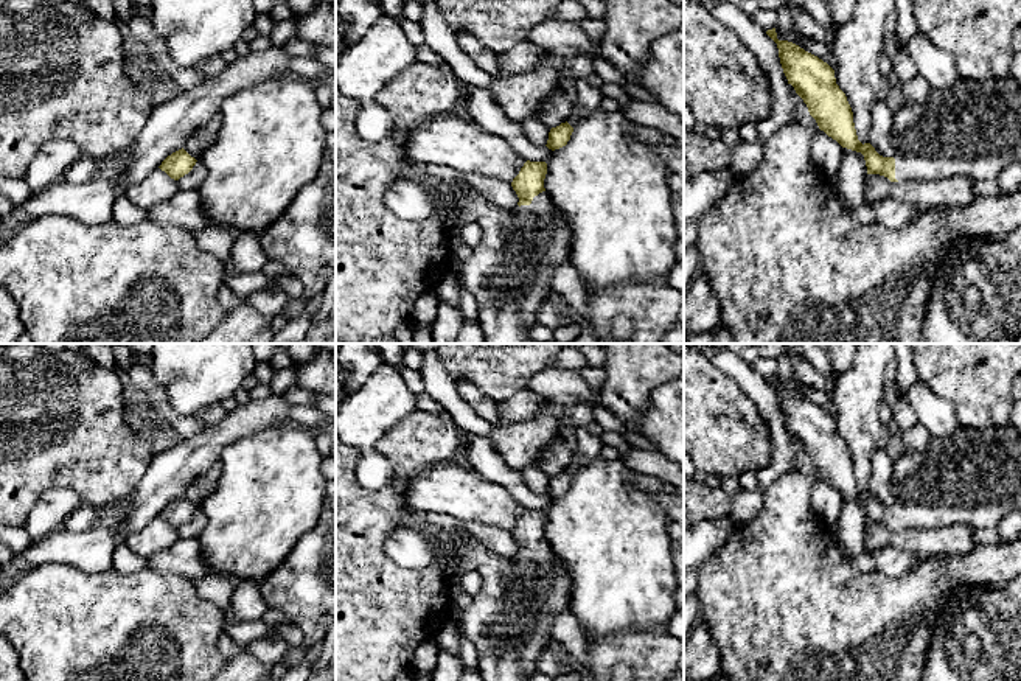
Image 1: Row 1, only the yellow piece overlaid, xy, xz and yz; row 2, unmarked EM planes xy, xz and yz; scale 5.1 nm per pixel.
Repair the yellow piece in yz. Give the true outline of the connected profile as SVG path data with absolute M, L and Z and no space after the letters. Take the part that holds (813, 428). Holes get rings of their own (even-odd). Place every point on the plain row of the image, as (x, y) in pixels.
M775 376L766 382L777 392L783 421L803 448L810 463L816 468L821 479L836 488L842 496L861 501L866 508L867 522L880 522L890 530L906 529L940 529L954 524L967 524L974 529L998 529L1001 519L1012 513L1021 513L1021 429L1012 424L1002 428L973 429L959 426L954 434L945 438L932 437L922 451L908 449L894 460L892 474L892 505L880 504L870 491L861 491L856 484L853 460L845 442L839 437L835 418L817 404L805 400L799 393L779 389Z

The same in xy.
M218 460L208 470L202 471L185 490L183 496L168 504L159 516L174 529L188 522L202 499L216 490L221 473L222 466L221 460Z

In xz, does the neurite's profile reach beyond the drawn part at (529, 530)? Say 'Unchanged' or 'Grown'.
Grown

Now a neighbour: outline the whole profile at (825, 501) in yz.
M819 477L811 485L810 504L813 515L816 515L827 527L831 527L839 516L842 498L844 496L836 488Z

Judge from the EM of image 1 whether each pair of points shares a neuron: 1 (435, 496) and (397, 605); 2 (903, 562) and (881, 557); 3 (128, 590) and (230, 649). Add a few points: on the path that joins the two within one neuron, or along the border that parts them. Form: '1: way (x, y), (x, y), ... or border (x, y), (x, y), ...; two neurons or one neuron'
1: border (412, 478), (406, 485), (406, 504), (421, 515); two neurons
2: way (899, 562), (886, 558); one neuron
3: border (223, 616), (218, 652), (224, 658); two neurons

